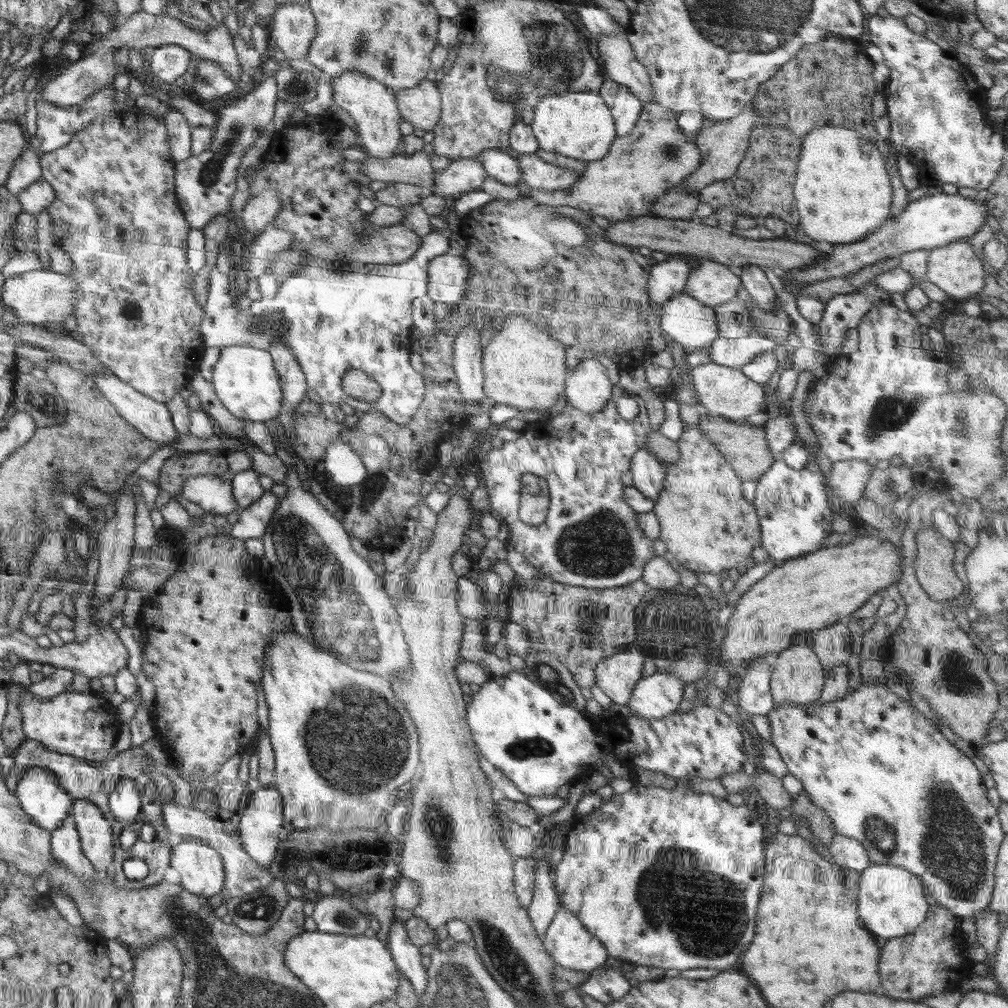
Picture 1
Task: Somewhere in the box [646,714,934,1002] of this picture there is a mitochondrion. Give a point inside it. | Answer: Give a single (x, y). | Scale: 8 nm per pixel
(883, 836)

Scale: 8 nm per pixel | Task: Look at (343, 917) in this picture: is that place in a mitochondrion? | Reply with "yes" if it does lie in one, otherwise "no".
yes

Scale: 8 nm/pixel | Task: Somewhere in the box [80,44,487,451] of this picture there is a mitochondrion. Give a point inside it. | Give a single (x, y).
(209, 175)

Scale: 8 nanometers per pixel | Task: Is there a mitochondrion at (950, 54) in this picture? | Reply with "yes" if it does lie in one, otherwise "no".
no

